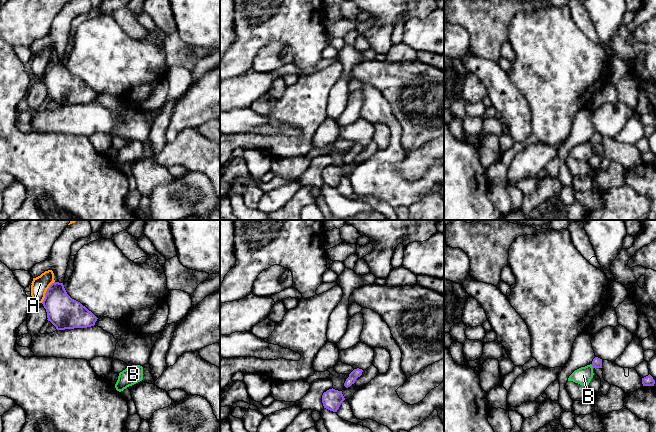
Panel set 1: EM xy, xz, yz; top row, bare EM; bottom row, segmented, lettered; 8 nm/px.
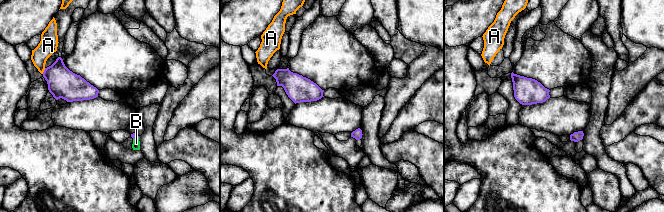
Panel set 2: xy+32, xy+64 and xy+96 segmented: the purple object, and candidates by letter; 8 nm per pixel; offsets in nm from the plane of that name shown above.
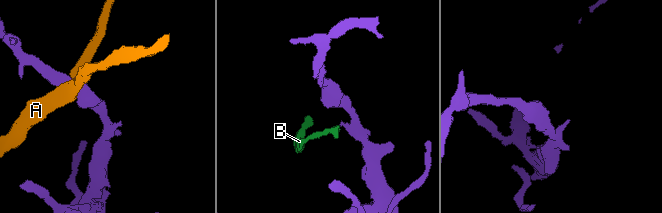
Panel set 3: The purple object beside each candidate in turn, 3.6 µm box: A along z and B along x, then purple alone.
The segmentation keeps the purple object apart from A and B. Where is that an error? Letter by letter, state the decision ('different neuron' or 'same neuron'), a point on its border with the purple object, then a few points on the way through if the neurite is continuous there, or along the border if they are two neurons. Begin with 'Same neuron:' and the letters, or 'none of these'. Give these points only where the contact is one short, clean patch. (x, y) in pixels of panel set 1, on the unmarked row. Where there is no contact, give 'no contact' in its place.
Same neuron: B
A: different neuron; meets purple in xy at (46, 68); border along xy (54, 57), (47, 65), (45, 73), (41, 78)
B: same neuron; meets purple in yz at (592, 142); runs through yz (597, 138), (592, 142), (583, 151)

